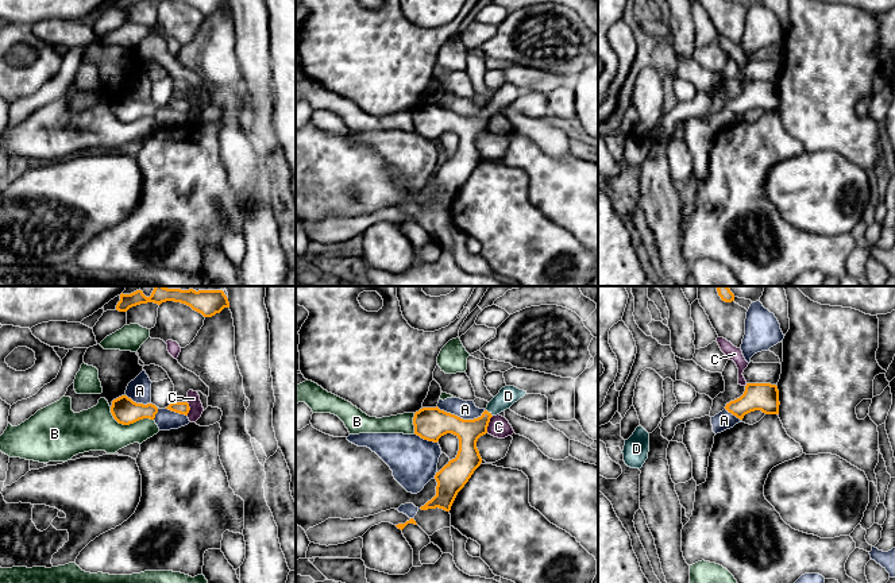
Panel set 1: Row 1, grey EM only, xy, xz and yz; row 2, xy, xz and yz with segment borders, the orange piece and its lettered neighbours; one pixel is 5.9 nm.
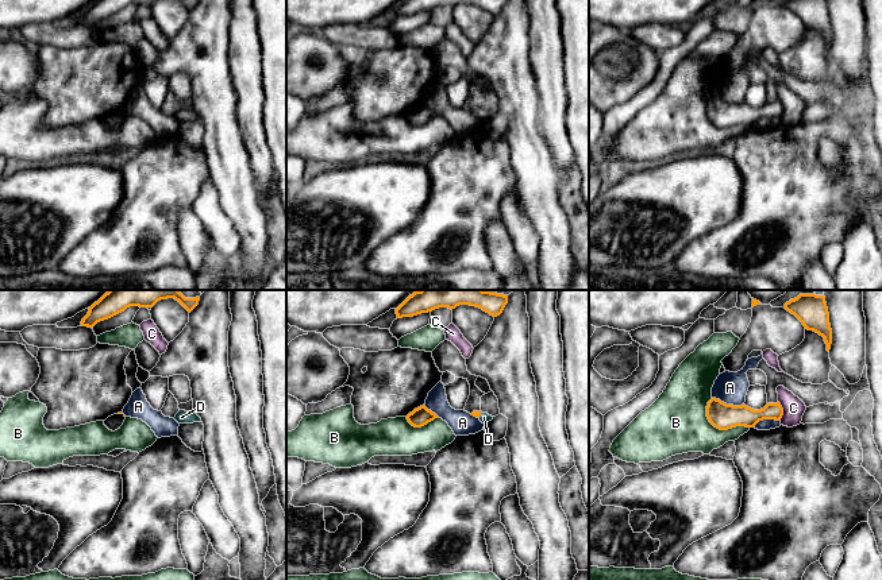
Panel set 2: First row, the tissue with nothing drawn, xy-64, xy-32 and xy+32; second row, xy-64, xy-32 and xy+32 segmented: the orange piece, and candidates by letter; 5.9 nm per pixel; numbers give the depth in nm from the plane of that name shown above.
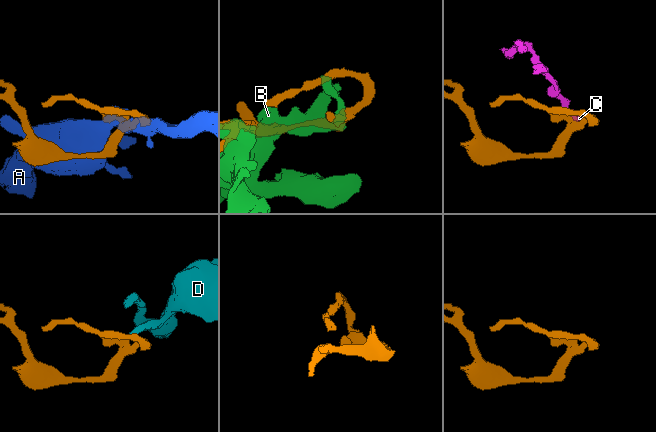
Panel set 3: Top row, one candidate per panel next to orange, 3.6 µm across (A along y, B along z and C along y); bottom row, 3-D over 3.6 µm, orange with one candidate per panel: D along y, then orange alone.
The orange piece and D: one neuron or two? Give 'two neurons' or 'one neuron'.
one neuron

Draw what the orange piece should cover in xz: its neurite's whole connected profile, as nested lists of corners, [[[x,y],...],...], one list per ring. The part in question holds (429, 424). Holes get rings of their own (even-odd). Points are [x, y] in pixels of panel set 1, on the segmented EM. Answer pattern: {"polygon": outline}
{"polygon": [[[505,386],[487,404],[482,416],[474,420],[463,420],[455,414],[440,410],[437,406],[423,408],[414,413],[414,435],[421,439],[437,443],[439,439],[447,433],[452,433],[459,439],[456,457],[436,472],[436,495],[421,506],[421,510],[436,507],[445,511],[451,510],[458,493],[482,463],[477,441],[481,436],[487,433],[490,418],[509,409],[525,394],[526,391],[514,386]]]}

